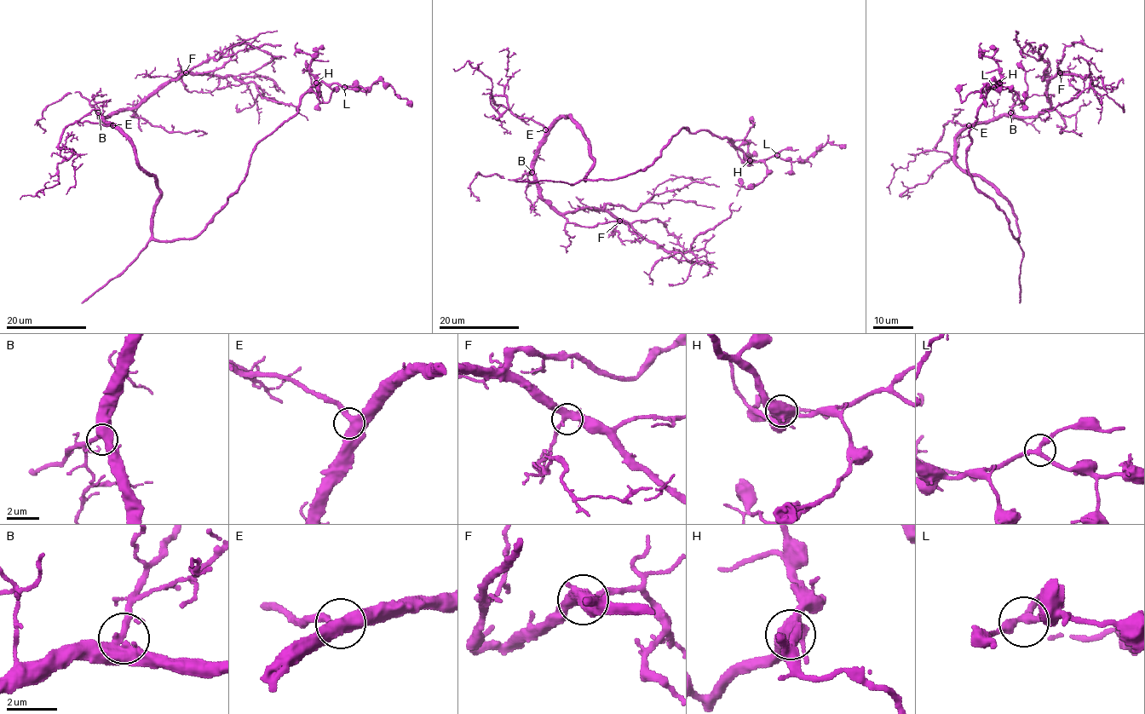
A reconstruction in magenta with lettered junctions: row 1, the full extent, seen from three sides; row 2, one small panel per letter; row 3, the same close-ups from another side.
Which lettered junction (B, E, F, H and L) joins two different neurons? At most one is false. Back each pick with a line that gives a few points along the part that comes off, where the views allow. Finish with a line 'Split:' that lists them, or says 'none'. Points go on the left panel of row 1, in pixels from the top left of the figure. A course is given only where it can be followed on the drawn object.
Split: none

